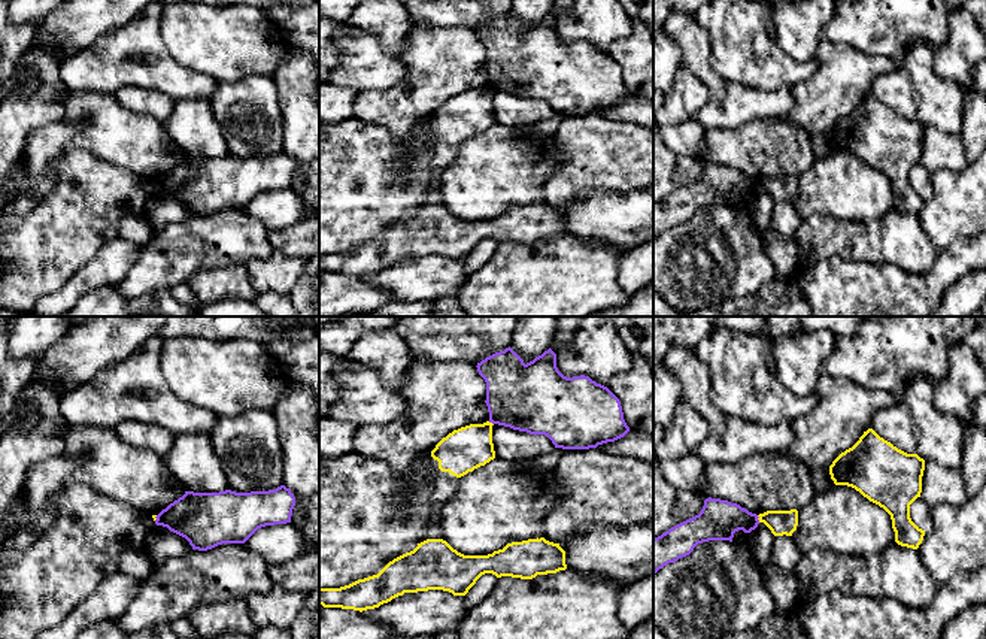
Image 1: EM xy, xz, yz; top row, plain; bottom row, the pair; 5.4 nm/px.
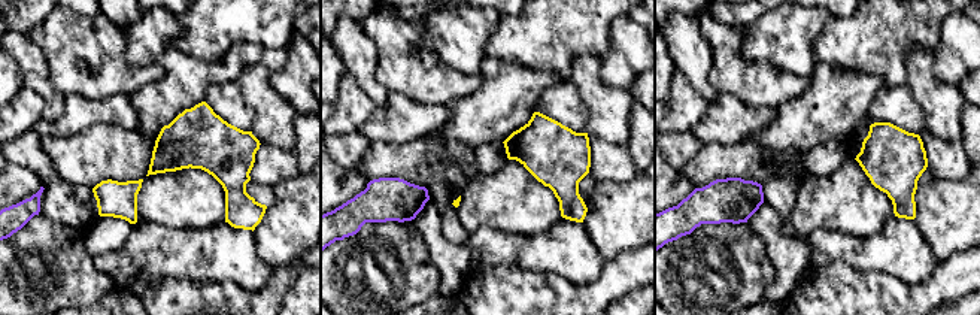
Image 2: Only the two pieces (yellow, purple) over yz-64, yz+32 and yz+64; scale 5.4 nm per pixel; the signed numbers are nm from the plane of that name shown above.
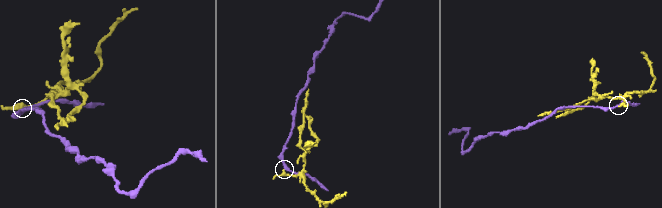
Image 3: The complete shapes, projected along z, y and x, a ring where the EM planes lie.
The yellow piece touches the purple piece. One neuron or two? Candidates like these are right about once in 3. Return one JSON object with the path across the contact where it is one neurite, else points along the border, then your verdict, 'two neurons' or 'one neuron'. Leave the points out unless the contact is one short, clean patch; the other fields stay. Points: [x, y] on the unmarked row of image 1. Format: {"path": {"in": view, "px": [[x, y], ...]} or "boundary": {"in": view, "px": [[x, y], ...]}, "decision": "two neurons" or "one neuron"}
{"boundary": {"in": "yz", "px": [[757, 181], [760, 187]]}, "decision": "two neurons"}

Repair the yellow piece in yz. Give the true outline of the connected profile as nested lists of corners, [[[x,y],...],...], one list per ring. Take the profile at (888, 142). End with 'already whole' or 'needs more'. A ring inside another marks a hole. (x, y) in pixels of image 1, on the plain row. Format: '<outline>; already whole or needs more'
[[[873,94],[829,131],[835,151],[847,151],[883,173],[892,185],[895,208],[917,215],[925,196],[910,184],[910,170],[920,163],[925,125],[907,119]]]; already whole

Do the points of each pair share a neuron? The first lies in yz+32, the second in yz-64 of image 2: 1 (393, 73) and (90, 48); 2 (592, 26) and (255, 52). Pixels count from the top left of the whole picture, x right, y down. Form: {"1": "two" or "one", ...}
{"1": "one", "2": "two"}

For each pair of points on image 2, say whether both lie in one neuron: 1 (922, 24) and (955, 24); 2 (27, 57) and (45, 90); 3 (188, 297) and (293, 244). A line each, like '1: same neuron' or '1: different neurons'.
1: different neurons
2: same neuron
3: different neurons

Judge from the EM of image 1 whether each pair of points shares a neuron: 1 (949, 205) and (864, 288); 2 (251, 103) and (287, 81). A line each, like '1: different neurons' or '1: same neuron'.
1: different neurons
2: different neurons

